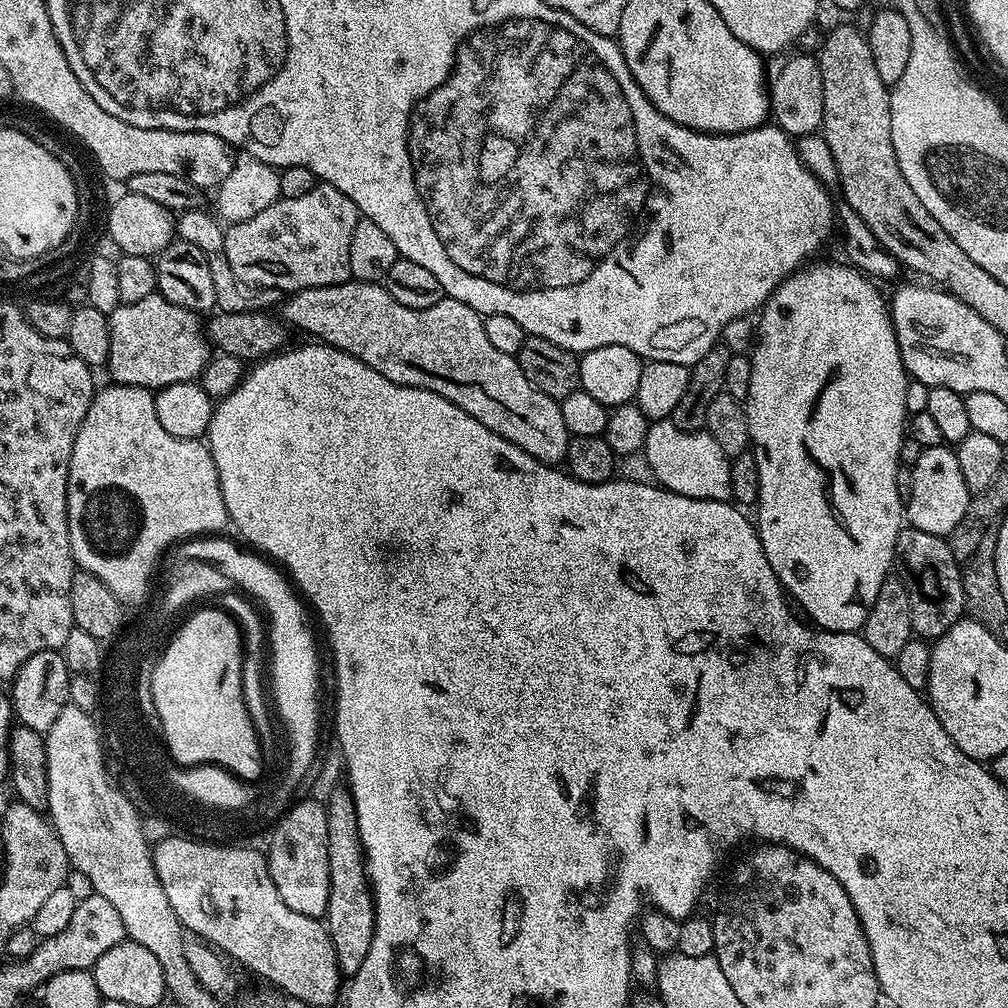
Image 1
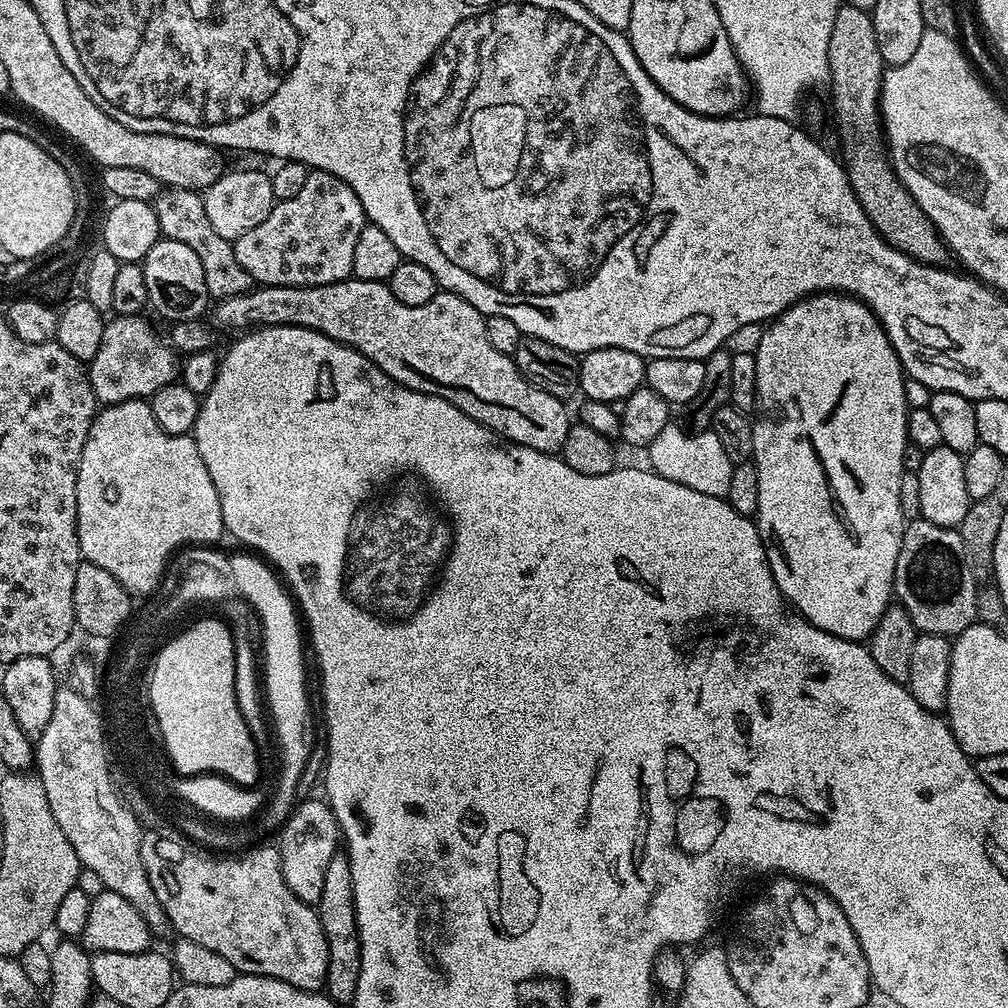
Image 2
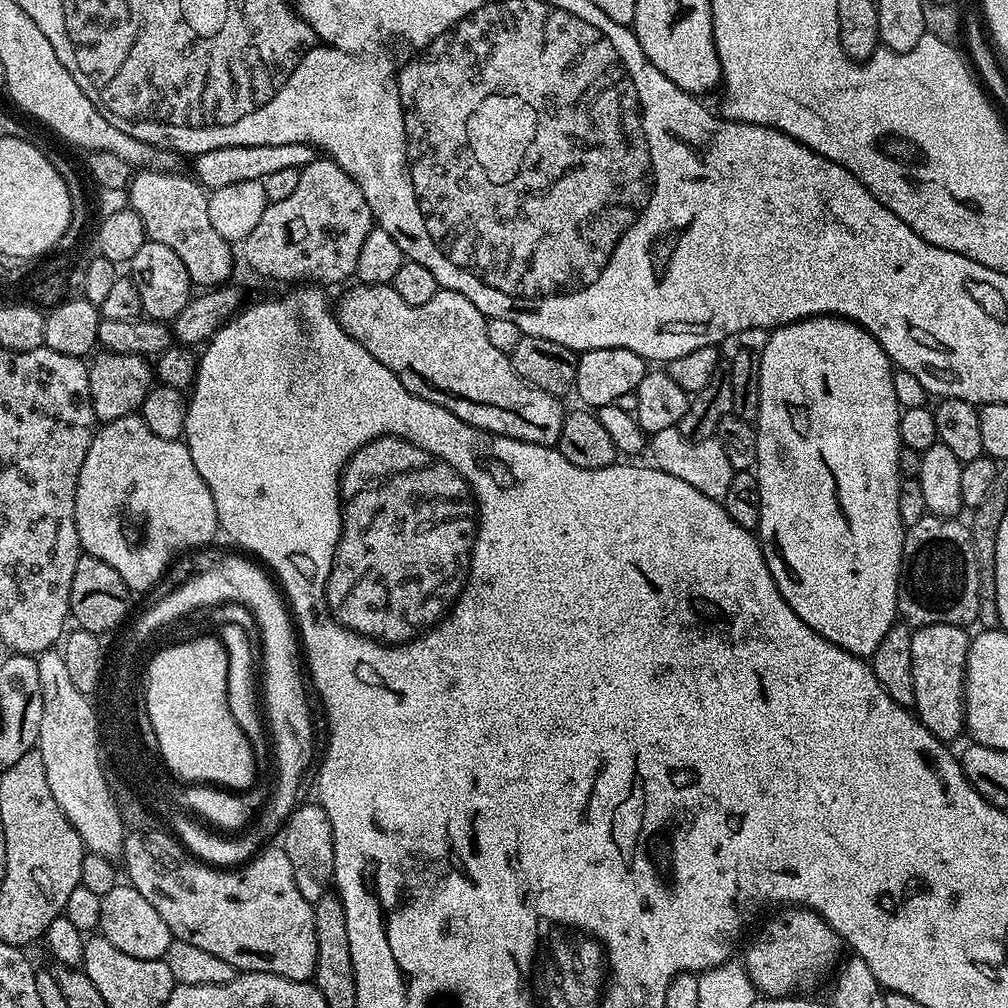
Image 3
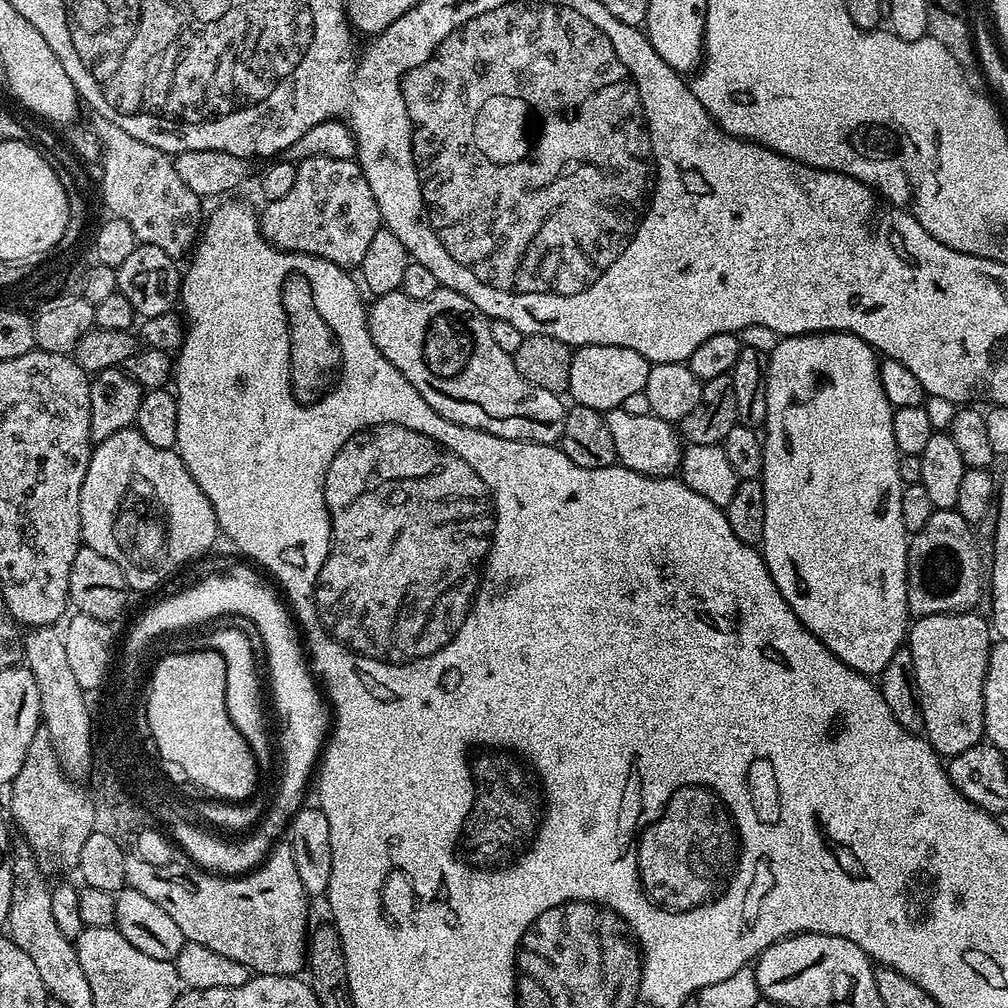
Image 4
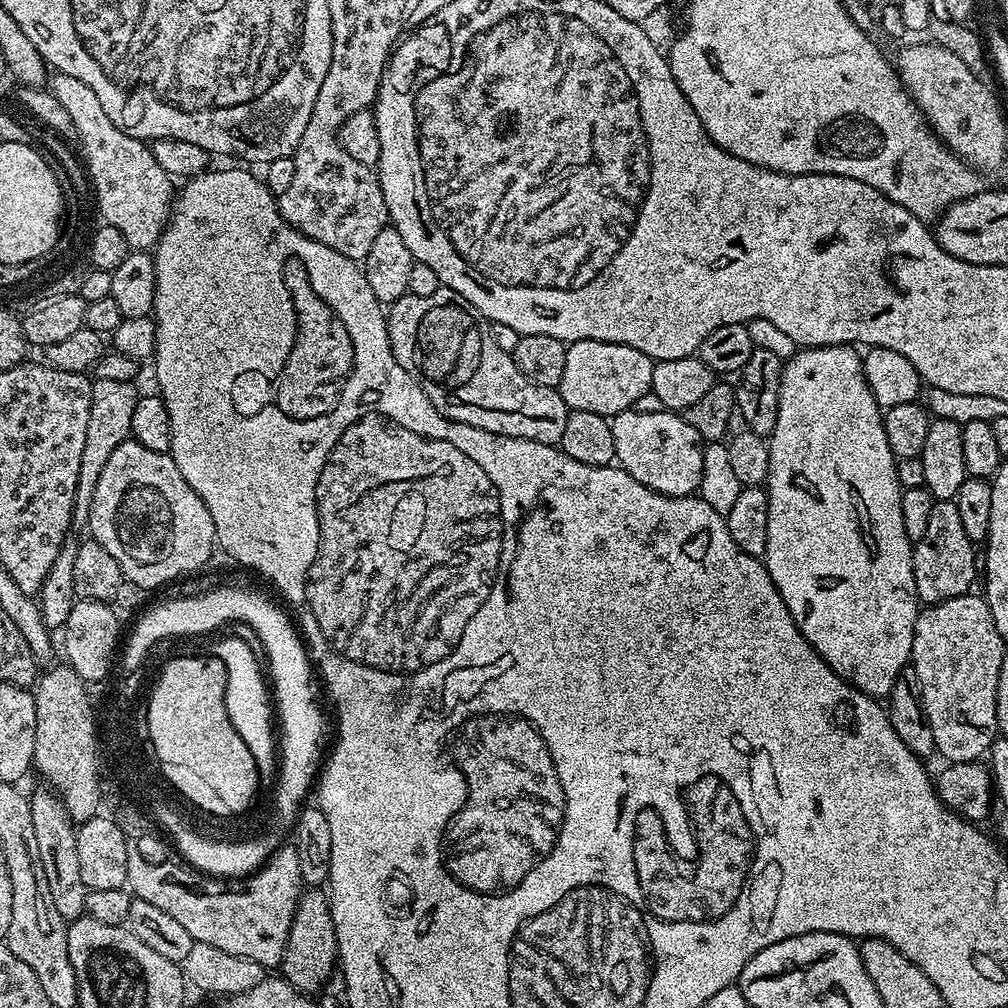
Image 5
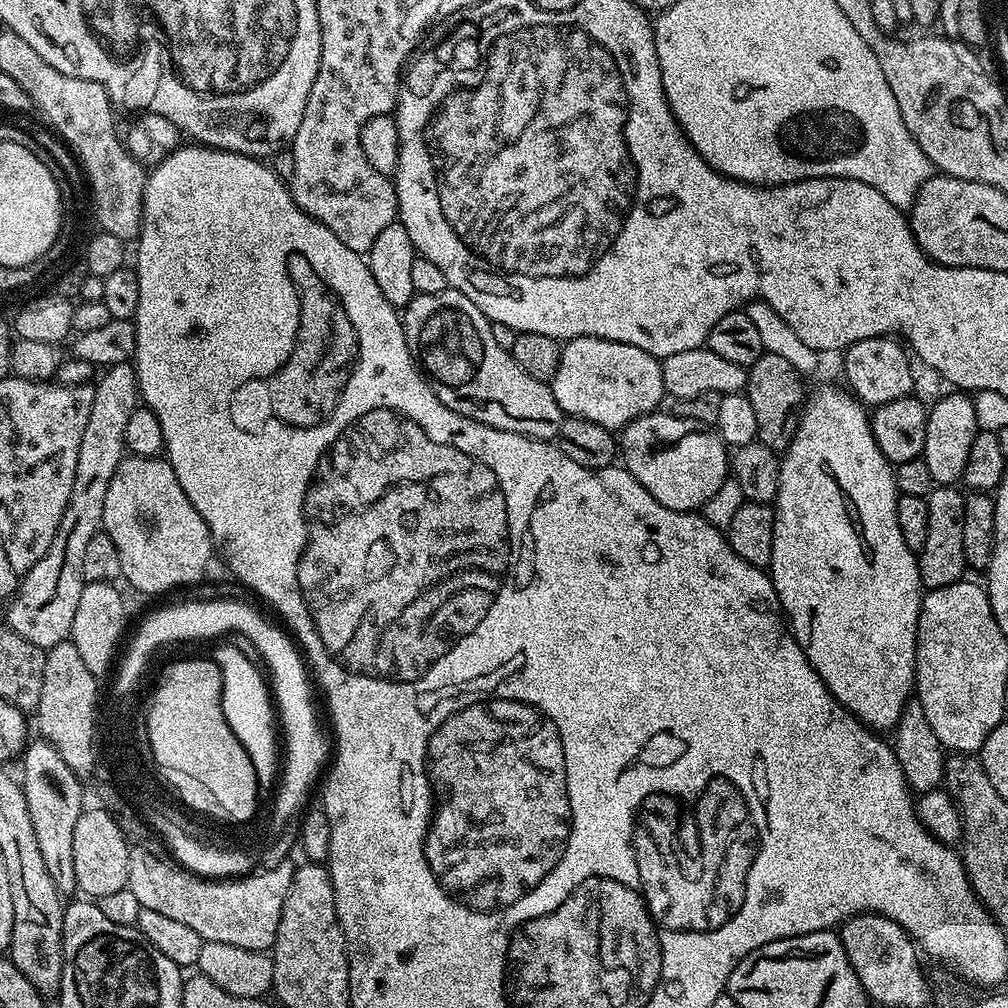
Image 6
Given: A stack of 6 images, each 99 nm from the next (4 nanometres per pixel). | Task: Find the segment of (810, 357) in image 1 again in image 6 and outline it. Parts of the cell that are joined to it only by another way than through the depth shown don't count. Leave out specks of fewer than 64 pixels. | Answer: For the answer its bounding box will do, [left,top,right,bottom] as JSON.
[770,384,922,730]

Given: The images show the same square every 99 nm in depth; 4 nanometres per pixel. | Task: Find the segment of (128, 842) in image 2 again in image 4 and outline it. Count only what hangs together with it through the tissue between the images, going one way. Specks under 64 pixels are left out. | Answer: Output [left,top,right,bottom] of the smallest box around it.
[23,626,94,778]

